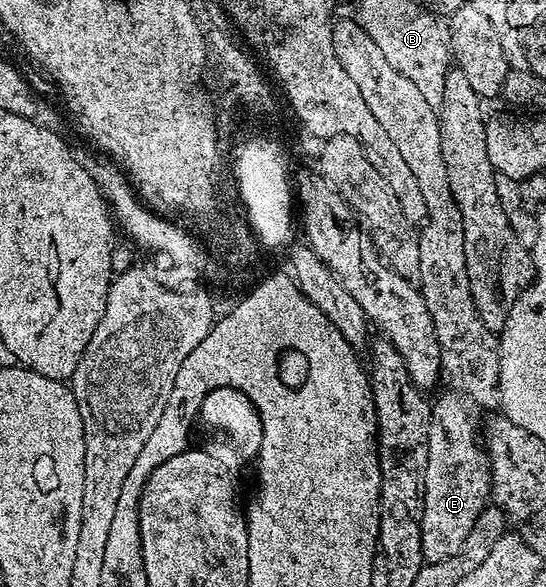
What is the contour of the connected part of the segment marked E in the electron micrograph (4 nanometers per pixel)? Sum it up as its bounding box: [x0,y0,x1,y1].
[332,19,500,564]

